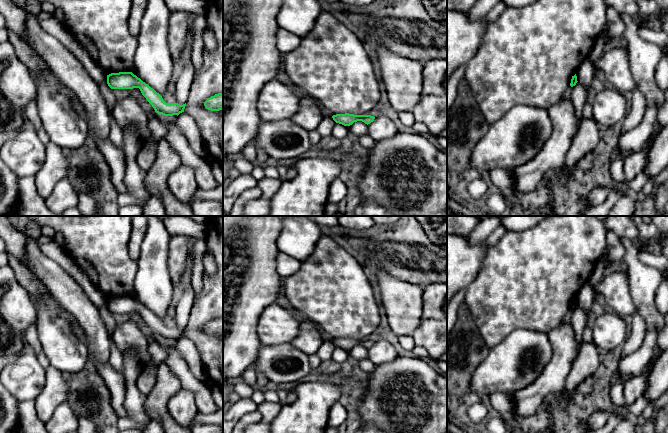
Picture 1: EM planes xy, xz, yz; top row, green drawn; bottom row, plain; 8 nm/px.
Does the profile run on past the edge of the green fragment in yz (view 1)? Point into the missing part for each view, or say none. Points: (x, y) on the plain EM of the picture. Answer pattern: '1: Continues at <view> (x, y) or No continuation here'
1: No continuation here

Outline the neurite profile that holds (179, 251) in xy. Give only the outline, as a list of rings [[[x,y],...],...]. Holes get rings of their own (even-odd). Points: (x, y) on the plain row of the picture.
[[[172,235],[168,248],[168,268],[173,286],[180,284],[185,272],[186,261],[191,256],[192,238],[185,235]]]

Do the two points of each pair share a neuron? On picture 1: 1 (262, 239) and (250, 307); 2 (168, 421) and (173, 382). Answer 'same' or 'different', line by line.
1: same
2: same

